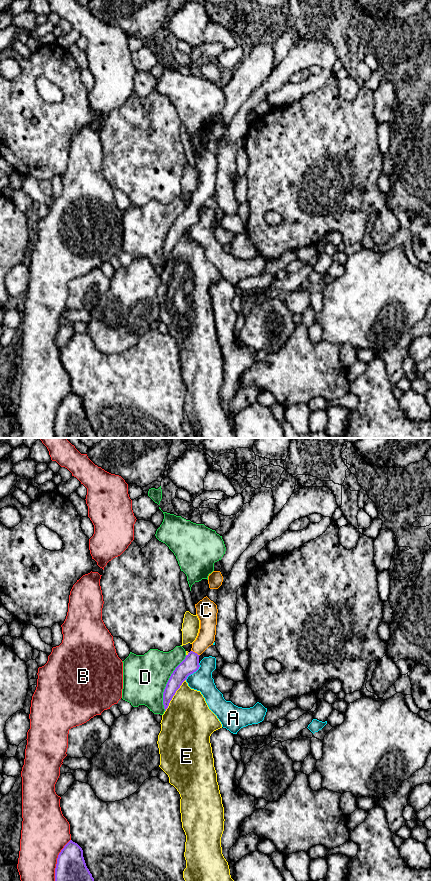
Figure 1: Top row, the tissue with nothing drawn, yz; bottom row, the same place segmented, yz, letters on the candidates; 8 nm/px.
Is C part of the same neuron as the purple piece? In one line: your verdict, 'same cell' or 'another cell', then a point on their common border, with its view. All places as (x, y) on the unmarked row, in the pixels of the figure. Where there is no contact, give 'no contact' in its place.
same cell; meets purple in yz at (194, 204)

